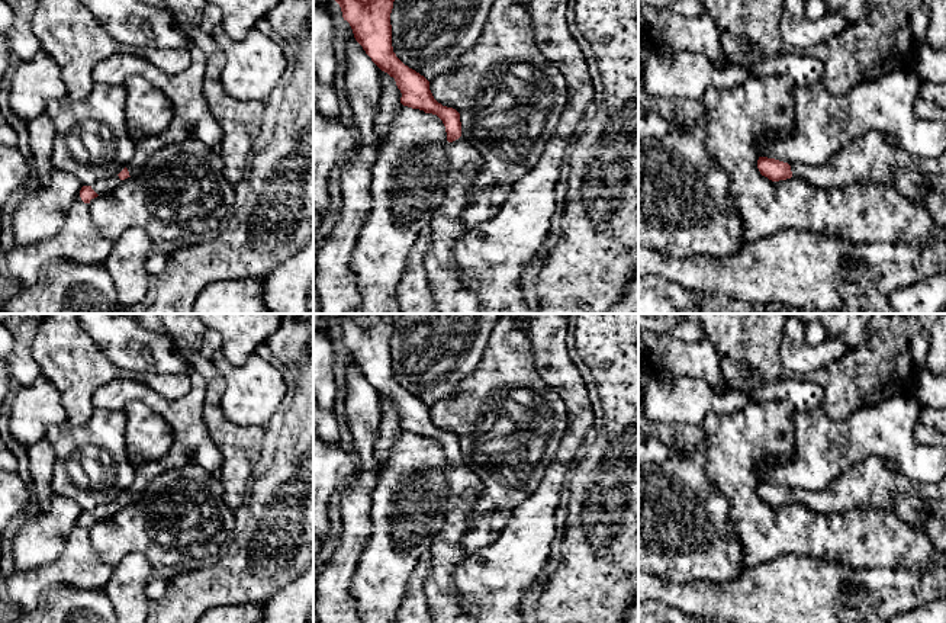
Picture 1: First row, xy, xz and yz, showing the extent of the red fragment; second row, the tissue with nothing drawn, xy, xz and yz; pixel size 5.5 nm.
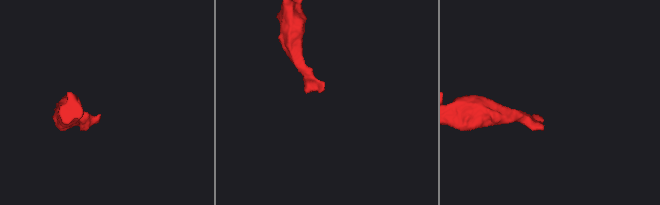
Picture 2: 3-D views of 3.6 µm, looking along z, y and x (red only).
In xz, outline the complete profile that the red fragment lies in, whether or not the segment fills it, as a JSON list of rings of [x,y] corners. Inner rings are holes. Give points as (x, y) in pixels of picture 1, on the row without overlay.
[[[341,314],[331,319],[340,330],[342,343],[353,354],[355,366],[371,386],[395,404],[403,431],[437,440],[447,457],[448,508],[441,530],[435,534],[429,555],[431,571],[425,579],[425,595],[434,623],[477,623],[463,607],[454,587],[454,571],[467,558],[461,547],[466,523],[483,491],[479,476],[461,465],[460,439],[438,428],[429,407],[405,391],[393,378],[390,338],[395,314]]]

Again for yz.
[[[869,456],[849,468],[823,491],[789,491],[775,484],[759,482],[757,494],[772,507],[795,502],[823,514],[859,507],[892,511],[897,495],[946,501],[946,476],[937,484],[916,482],[891,471],[884,457]]]

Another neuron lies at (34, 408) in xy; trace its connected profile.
[[[44,375],[22,386],[9,401],[9,428],[12,436],[26,447],[46,437],[51,425],[67,421],[61,394]]]

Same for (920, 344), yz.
[[[942,314],[917,315],[920,321],[920,333],[913,338],[910,350],[913,357],[913,369],[918,376],[923,376],[926,375],[927,354],[930,349],[930,331]]]

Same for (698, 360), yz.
[[[638,331],[638,359],[675,376],[705,380],[712,389],[725,391],[718,356],[710,341],[686,343],[673,335]]]

